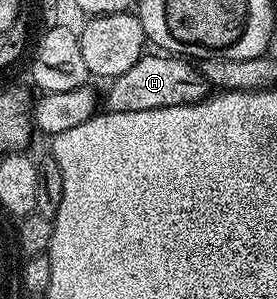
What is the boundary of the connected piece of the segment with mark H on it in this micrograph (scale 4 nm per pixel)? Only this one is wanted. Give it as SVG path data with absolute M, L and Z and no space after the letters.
M162 52L143 54L132 68L128 68L128 72L124 72L124 76L109 79L107 86L110 87L106 90L106 98L104 94L104 106L109 112L148 112L152 108L200 102L208 94L207 80L193 61Z

